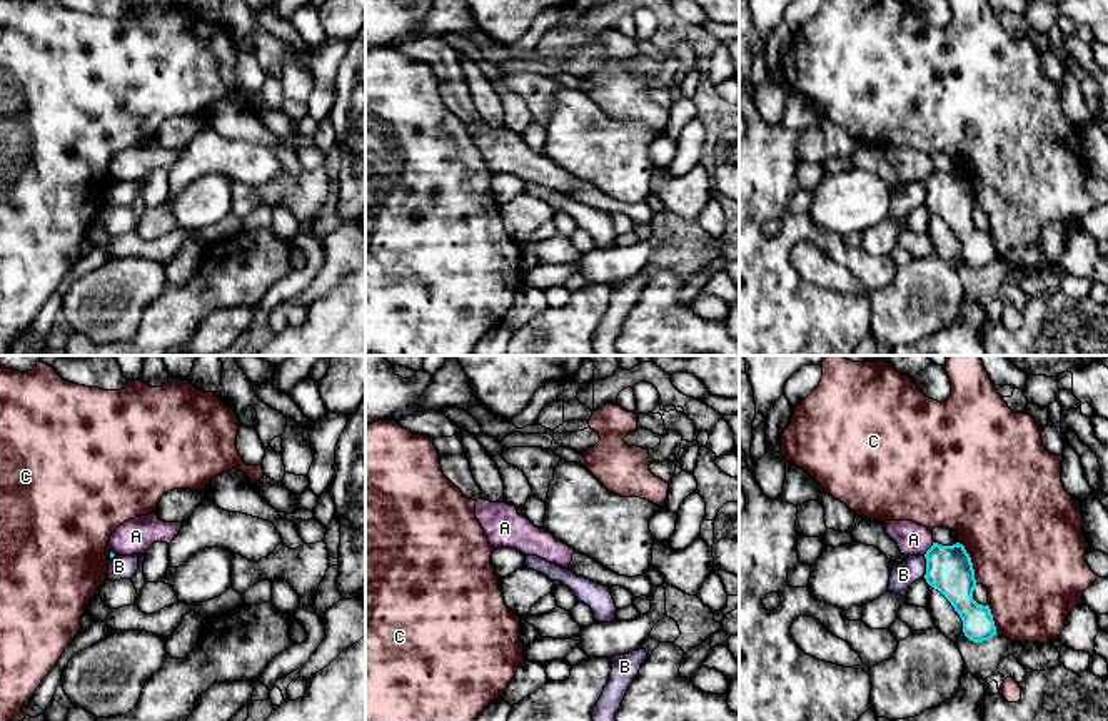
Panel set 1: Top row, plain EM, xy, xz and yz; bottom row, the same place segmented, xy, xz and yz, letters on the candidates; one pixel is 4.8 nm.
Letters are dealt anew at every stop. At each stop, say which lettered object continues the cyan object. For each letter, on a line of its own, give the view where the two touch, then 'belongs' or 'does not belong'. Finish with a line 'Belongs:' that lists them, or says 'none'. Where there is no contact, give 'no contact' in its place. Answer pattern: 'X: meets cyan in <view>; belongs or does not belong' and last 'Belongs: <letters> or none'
A: meets cyan in yz; does not belong
B: meets cyan in yz; does not belong
C: meets cyan in yz; does not belong
Belongs: none

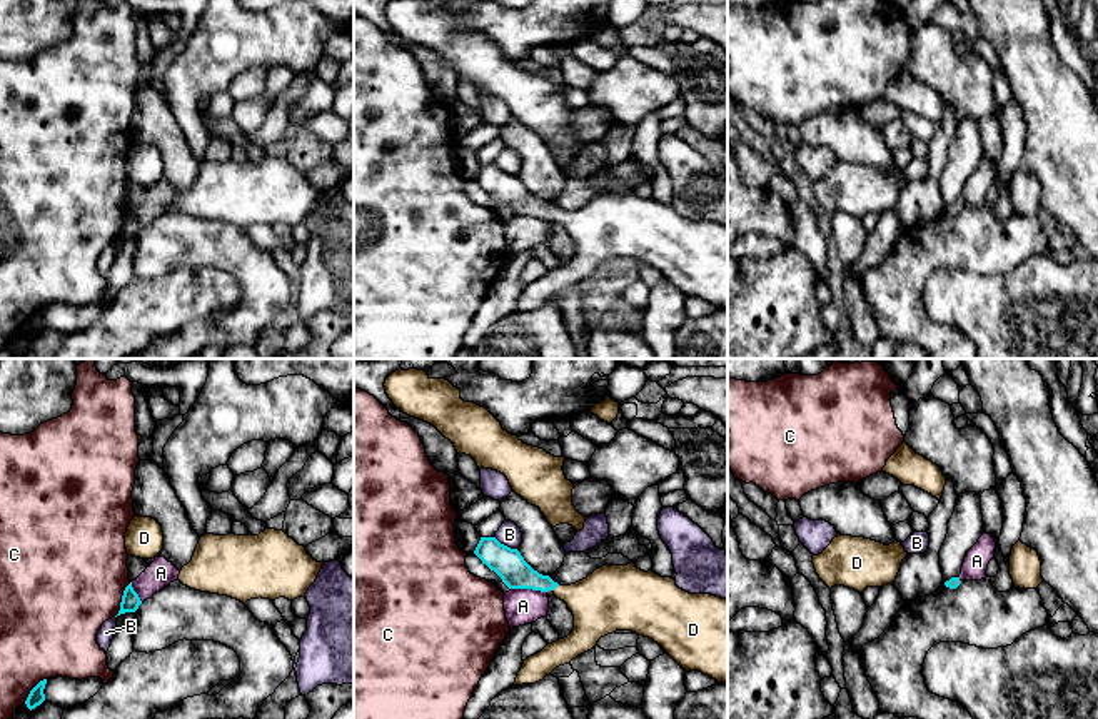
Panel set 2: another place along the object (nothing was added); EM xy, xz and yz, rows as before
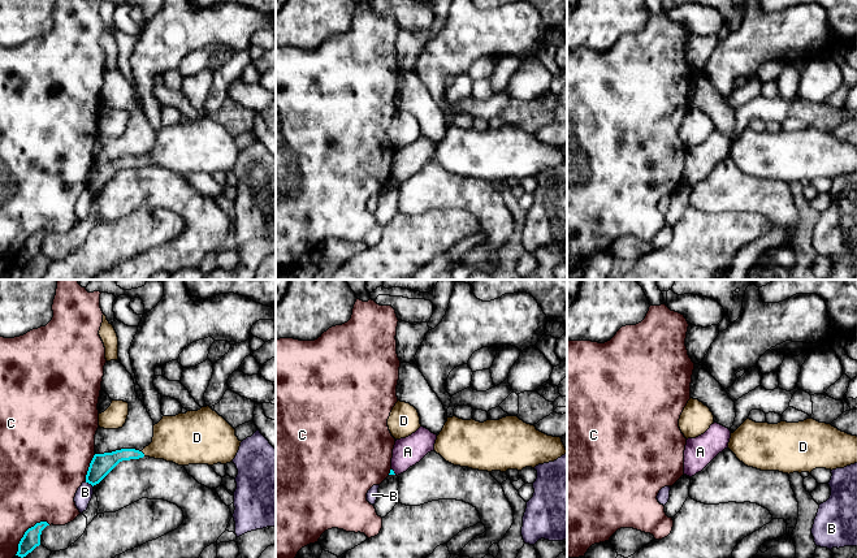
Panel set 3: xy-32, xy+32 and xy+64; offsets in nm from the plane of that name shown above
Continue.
A: meets cyan in xz; does not belong
B: meets cyan in xz; does not belong
C: meets cyan in xy; does not belong
D: meets cyan in xz; belongs
Belongs: D

